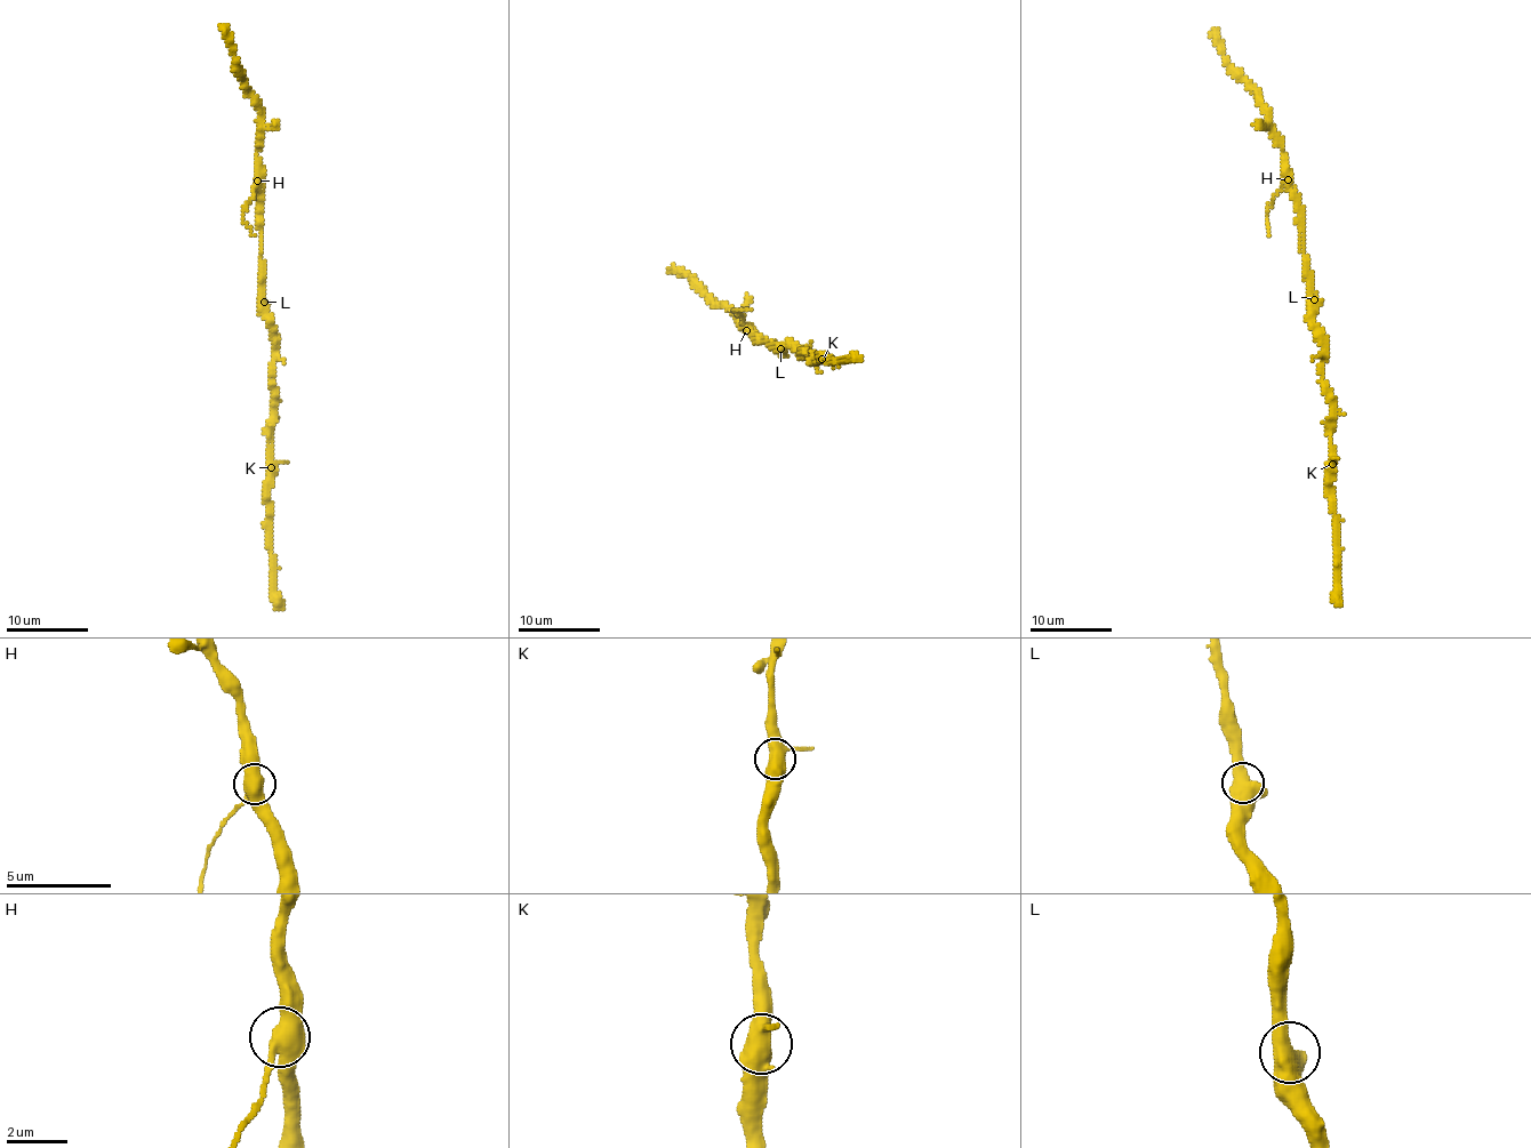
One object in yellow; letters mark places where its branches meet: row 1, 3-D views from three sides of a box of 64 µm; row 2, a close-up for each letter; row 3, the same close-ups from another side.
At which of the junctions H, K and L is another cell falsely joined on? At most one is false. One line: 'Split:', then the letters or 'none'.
Split: H

